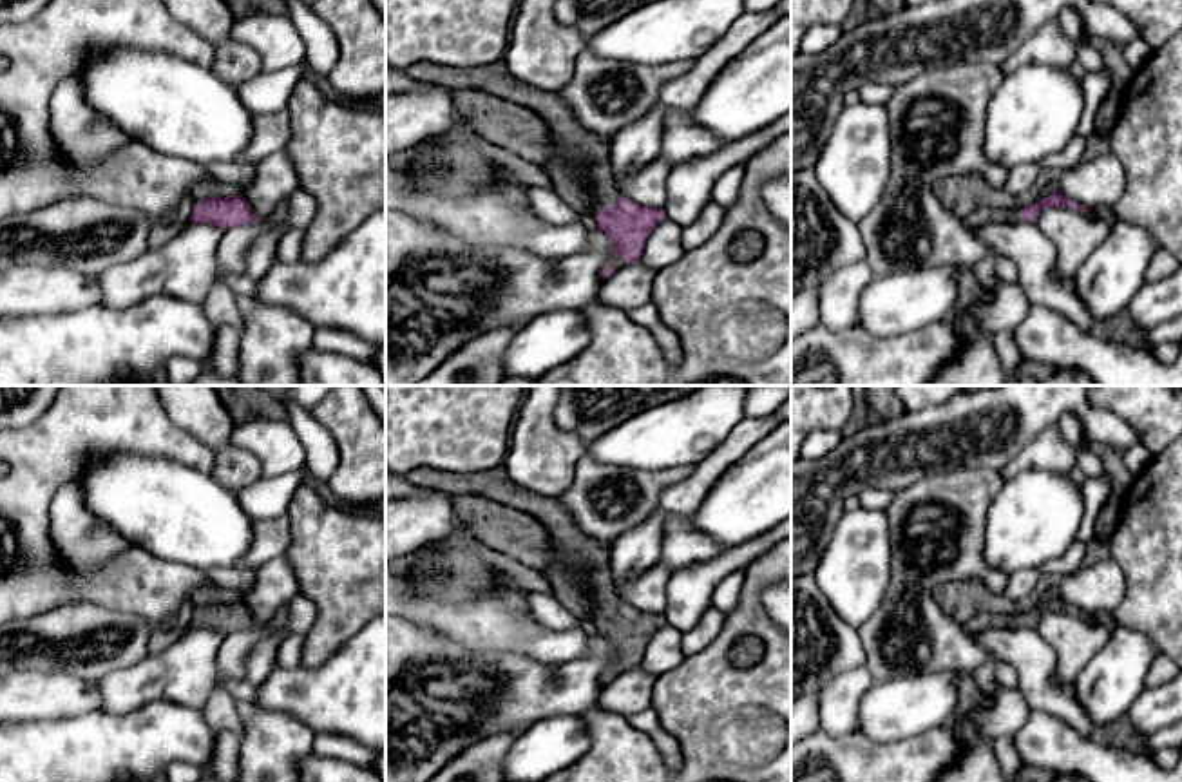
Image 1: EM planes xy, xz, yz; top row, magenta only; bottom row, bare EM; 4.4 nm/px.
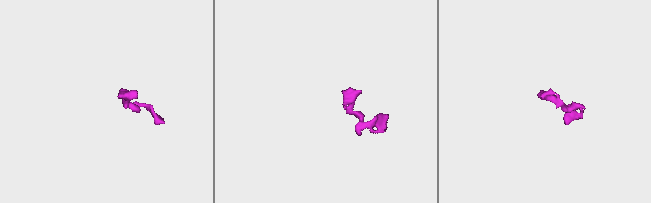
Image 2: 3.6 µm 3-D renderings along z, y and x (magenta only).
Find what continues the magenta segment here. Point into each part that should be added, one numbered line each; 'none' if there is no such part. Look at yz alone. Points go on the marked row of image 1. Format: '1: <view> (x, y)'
1: yz (981, 216)

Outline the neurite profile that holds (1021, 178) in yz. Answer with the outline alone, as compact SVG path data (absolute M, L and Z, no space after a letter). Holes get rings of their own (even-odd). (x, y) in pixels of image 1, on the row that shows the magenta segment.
M1037 163L1017 165L1008 170L1006 183L1003 185L1001 190L1019 197L1035 185L1039 174L1041 174L1041 167Z

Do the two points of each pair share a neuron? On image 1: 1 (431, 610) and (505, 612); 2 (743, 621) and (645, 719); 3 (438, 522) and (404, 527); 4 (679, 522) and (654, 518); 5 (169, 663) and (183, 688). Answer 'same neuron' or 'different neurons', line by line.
1: same neuron
2: different neurons
3: same neuron
4: different neurons
5: same neuron

